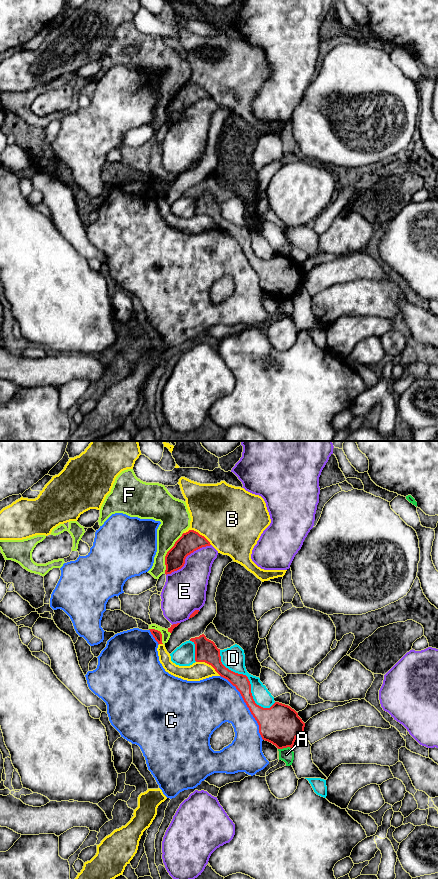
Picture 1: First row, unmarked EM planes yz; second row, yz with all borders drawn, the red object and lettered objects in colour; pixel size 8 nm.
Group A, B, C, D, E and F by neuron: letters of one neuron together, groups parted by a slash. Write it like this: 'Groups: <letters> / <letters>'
Groups: A / B / C / D / E / F

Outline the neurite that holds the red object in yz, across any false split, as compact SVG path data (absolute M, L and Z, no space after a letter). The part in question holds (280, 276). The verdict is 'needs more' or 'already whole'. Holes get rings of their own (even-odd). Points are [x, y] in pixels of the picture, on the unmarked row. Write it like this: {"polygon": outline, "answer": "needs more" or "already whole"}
{"polygon": "M204 186L191 190L195 196L195 213L211 217L223 230L240 244L244 254L259 277L263 292L278 301L293 300L296 289L304 284L305 275L290 258L275 254L270 260L257 257L251 245L251 236L246 227L235 225L221 214L220 201Z", "answer": "already whole"}

